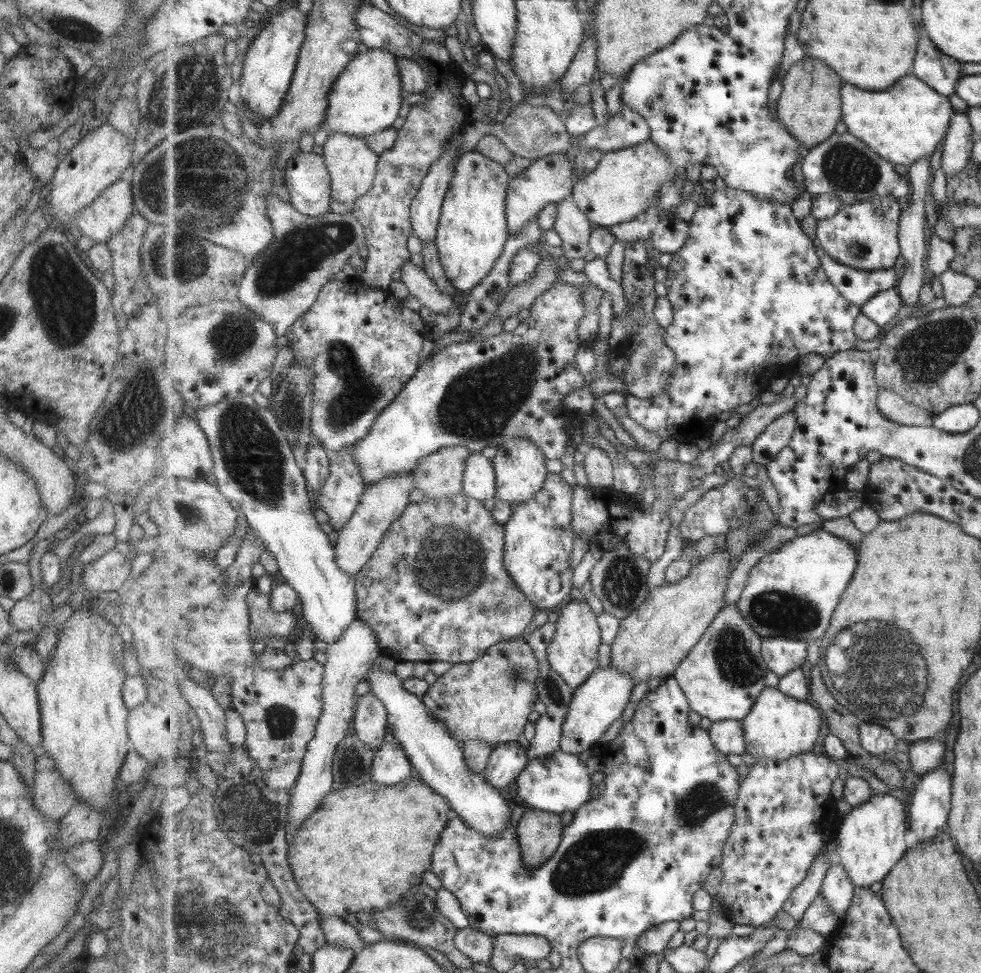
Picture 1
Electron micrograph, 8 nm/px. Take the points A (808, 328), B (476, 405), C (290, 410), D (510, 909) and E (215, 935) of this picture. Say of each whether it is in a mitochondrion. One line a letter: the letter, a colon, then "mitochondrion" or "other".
A: other
B: mitochondrion
C: mitochondrion
D: other
E: mitochondrion

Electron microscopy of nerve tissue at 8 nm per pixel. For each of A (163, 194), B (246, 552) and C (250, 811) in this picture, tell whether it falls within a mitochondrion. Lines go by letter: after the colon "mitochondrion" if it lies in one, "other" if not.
A: mitochondrion
B: other
C: mitochondrion

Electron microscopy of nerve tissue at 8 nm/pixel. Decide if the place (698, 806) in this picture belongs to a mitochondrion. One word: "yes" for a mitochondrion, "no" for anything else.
yes

